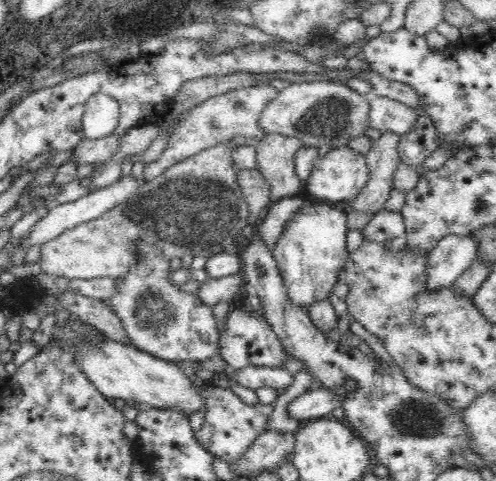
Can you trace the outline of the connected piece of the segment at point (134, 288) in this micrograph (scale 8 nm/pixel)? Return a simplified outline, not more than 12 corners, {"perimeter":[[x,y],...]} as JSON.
{"perimeter":[[170,258],[138,262],[108,306],[130,344],[167,361],[219,352],[212,306],[170,283]]}

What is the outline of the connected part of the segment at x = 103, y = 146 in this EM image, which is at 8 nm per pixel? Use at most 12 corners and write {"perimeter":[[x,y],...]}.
{"perimeter":[[124,135],[84,139],[74,149],[72,162],[100,166],[118,150]]}

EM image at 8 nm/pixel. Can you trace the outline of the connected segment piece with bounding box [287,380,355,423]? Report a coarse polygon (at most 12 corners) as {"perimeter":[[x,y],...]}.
{"perimeter":[[355,380],[344,382],[342,398],[325,387],[310,390],[288,403],[287,412],[301,423],[330,417],[341,407]]}

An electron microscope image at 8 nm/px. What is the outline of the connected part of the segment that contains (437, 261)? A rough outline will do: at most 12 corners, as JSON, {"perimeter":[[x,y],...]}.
{"perimeter":[[444,236],[427,254],[424,289],[437,291],[476,261],[478,242]]}

